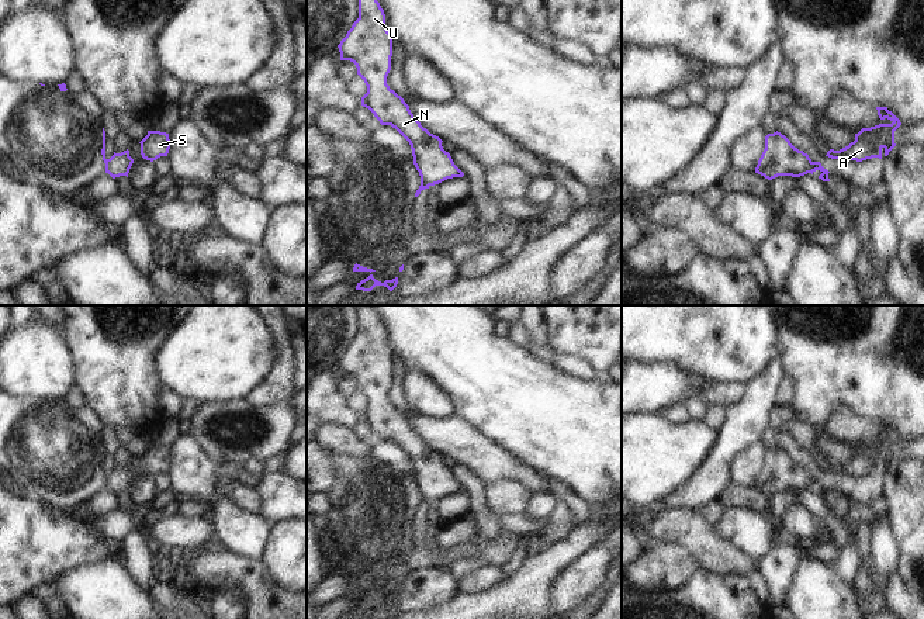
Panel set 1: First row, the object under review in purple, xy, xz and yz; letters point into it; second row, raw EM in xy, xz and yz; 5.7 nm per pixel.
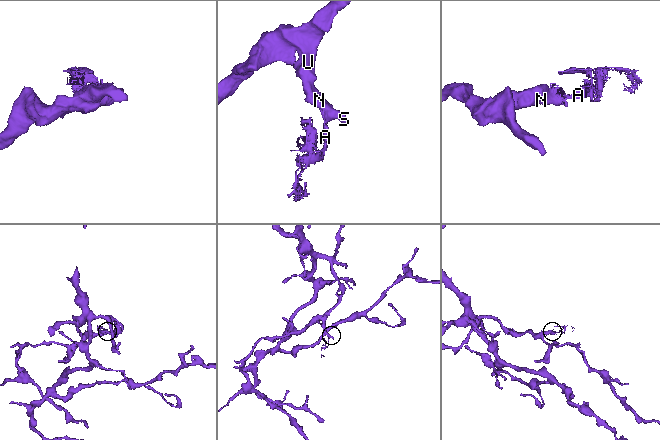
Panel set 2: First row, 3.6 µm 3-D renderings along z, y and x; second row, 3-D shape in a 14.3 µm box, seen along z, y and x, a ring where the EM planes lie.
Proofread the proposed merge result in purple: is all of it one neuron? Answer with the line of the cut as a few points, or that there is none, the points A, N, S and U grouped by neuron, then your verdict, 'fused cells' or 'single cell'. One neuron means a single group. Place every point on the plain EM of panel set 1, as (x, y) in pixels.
xy (106, 474), (108, 487) | A / N S U | fused cells

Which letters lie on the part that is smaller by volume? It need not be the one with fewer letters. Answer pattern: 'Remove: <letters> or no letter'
Remove: A

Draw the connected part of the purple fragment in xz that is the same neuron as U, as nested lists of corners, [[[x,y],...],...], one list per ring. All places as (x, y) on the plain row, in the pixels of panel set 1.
[[[370,305],[356,307],[359,312],[359,333],[338,363],[340,376],[353,377],[357,383],[357,390],[367,401],[367,408],[361,412],[361,421],[368,423],[381,440],[391,440],[409,457],[413,480],[421,494],[426,495],[429,501],[439,499],[447,494],[463,492],[464,488],[454,480],[450,468],[443,464],[443,456],[423,443],[404,414],[387,400],[387,391],[391,385],[392,352],[385,340],[384,325]]]

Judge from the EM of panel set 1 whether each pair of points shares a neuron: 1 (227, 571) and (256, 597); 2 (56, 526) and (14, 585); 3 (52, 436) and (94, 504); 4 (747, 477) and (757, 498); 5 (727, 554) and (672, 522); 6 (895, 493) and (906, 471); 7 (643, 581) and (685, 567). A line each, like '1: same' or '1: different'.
1: same
2: same
3: different
4: different
5: same
6: same
7: same

